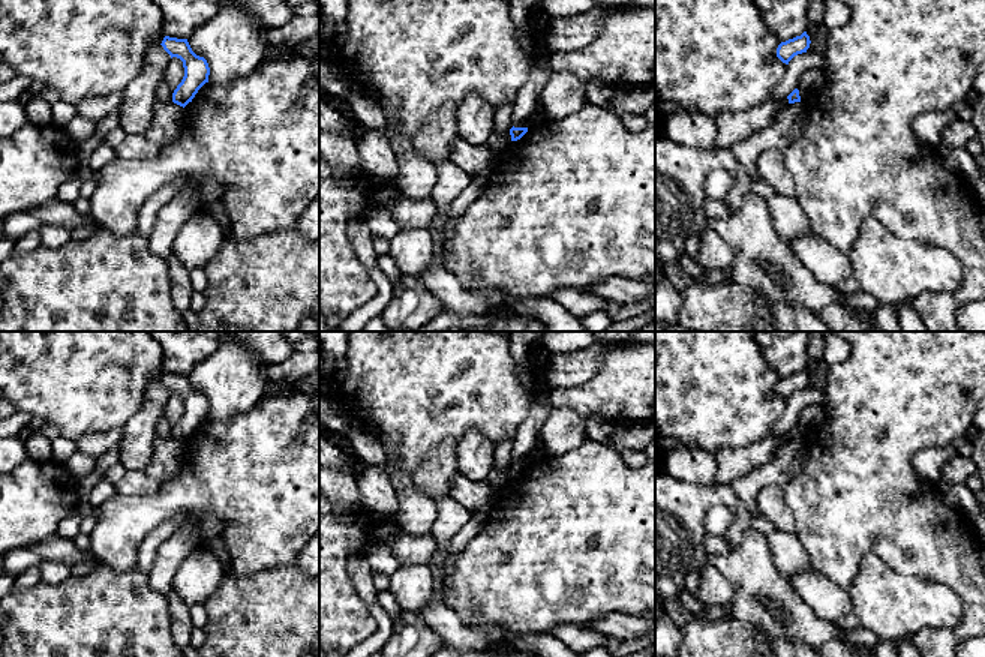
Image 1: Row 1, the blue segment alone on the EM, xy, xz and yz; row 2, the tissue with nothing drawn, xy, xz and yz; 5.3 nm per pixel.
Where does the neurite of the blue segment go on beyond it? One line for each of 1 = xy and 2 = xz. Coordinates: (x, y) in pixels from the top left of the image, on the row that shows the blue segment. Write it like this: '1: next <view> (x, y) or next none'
1: next none
2: next none

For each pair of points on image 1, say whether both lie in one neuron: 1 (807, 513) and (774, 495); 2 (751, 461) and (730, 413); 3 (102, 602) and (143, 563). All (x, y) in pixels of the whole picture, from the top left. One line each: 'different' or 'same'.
1: different
2: different
3: different

